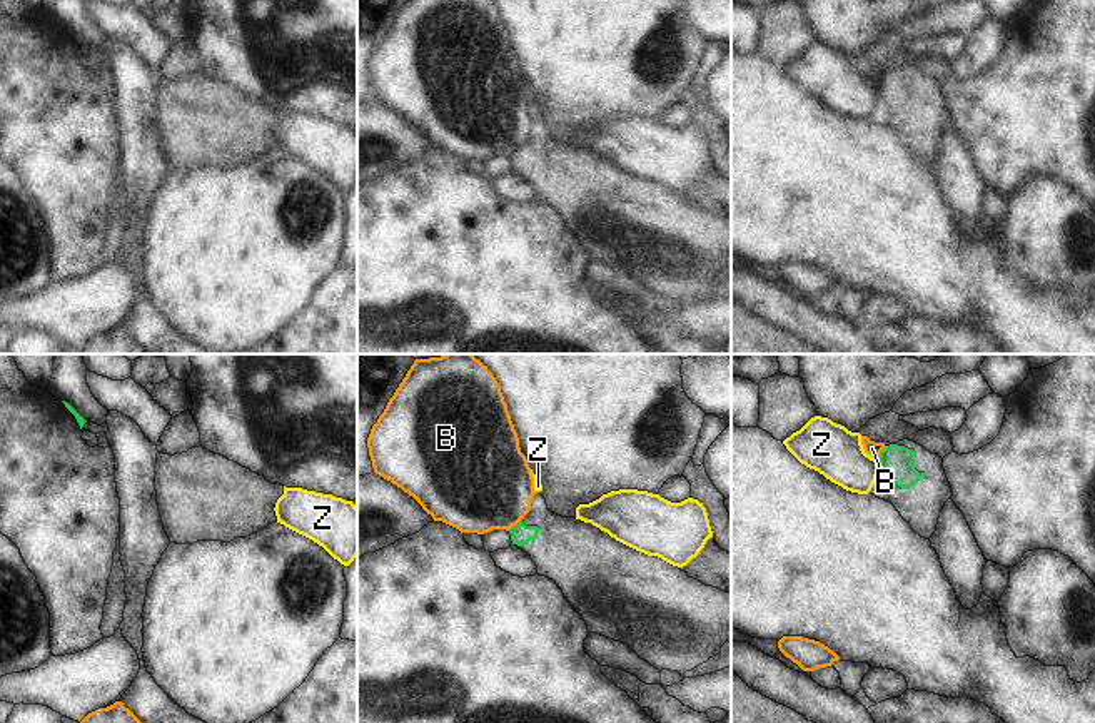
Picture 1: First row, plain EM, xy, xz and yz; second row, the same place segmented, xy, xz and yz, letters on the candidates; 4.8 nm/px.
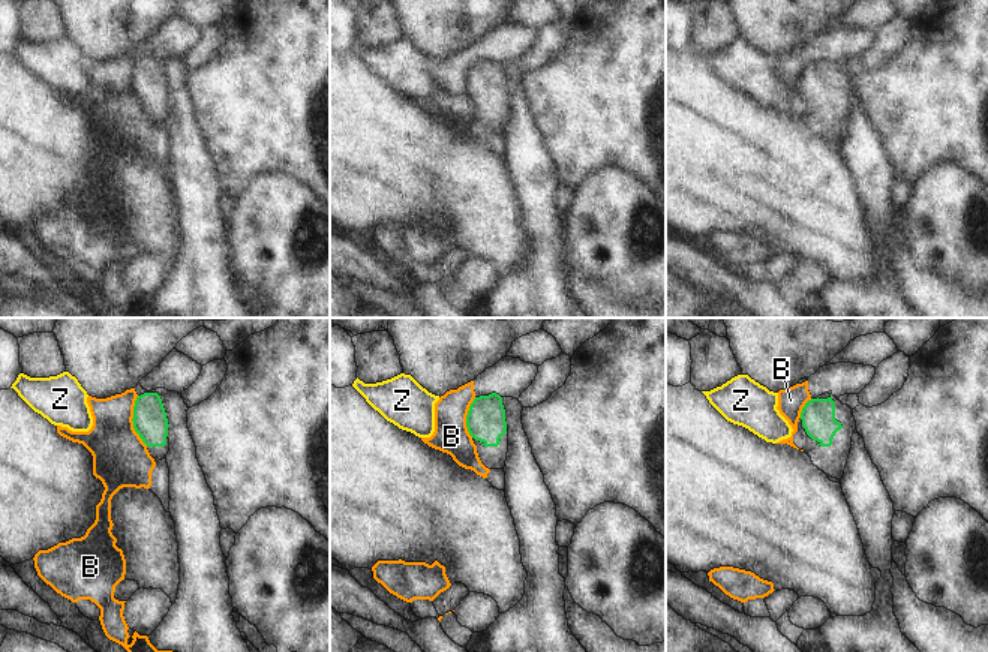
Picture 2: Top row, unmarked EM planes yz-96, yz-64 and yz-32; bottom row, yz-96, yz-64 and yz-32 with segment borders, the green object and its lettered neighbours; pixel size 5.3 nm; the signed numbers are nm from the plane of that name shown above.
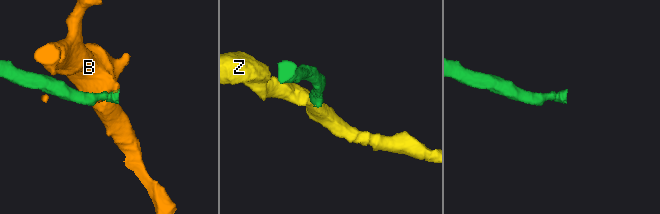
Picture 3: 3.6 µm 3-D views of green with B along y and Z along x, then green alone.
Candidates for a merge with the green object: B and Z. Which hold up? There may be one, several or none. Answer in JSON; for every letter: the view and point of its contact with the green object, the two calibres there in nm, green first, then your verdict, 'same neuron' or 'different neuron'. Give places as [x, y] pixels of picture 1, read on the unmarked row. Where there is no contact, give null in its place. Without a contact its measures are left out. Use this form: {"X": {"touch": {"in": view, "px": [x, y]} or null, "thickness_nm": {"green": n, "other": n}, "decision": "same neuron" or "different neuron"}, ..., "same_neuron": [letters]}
{"B": {"touch": {"in": "xz", "px": [516, 151]}, "thickness_nm": {"green": 100, "other": 440}, "decision": "different neuron"}, "Z": {"touch": {"in": "yz", "px": [880, 89]}, "thickness_nm": {"green": 160, "other": 260}, "decision": "different neuron"}, "same_neuron": []}

